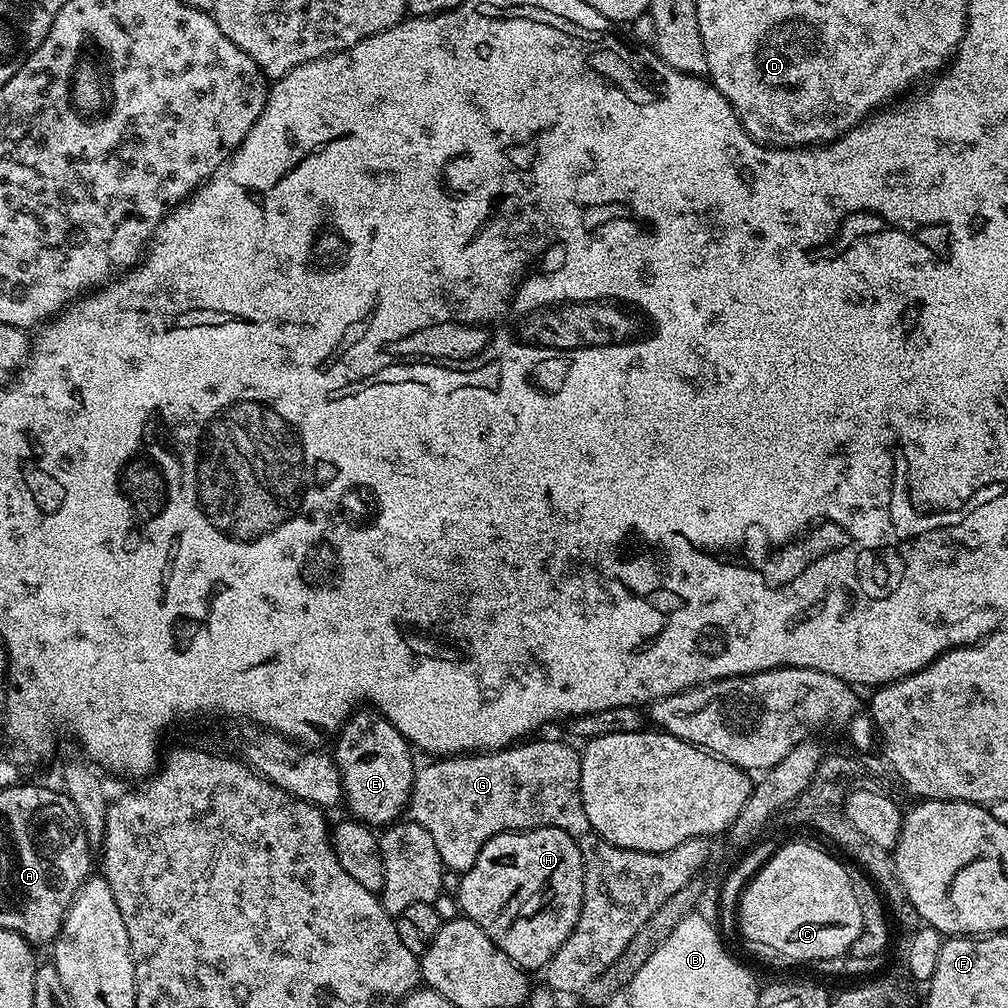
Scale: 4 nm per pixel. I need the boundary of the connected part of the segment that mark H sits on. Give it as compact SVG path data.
M530 828L490 838L474 858L474 866L459 880L459 911L525 970L548 965L562 942L570 938L582 910L582 854L574 838L561 828Z

